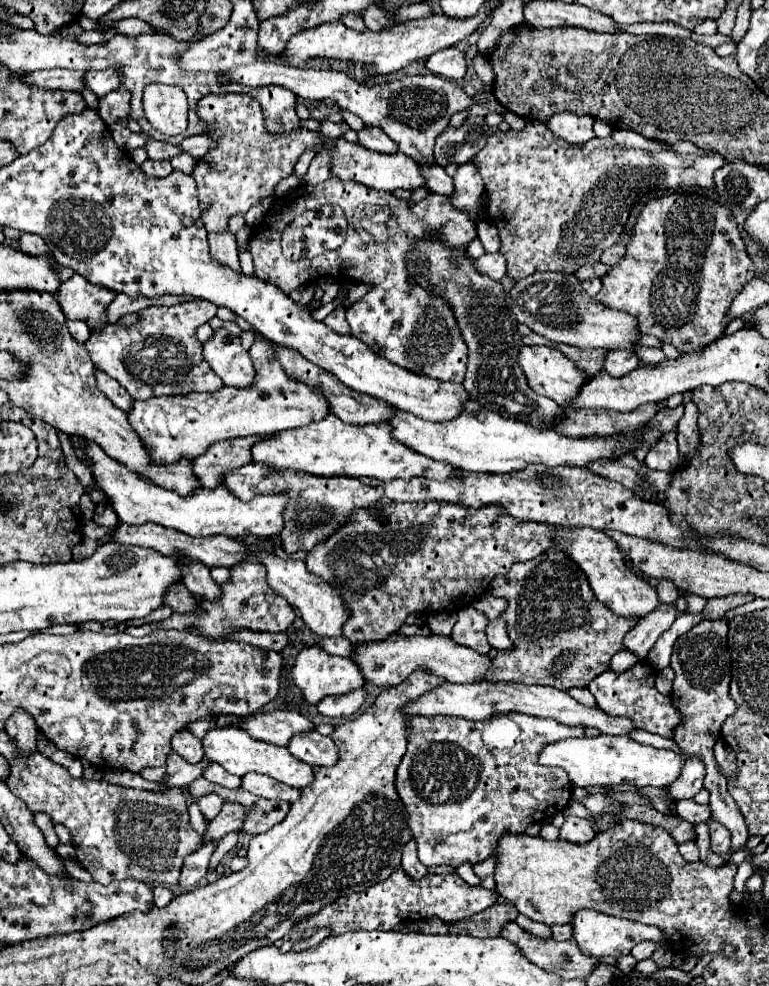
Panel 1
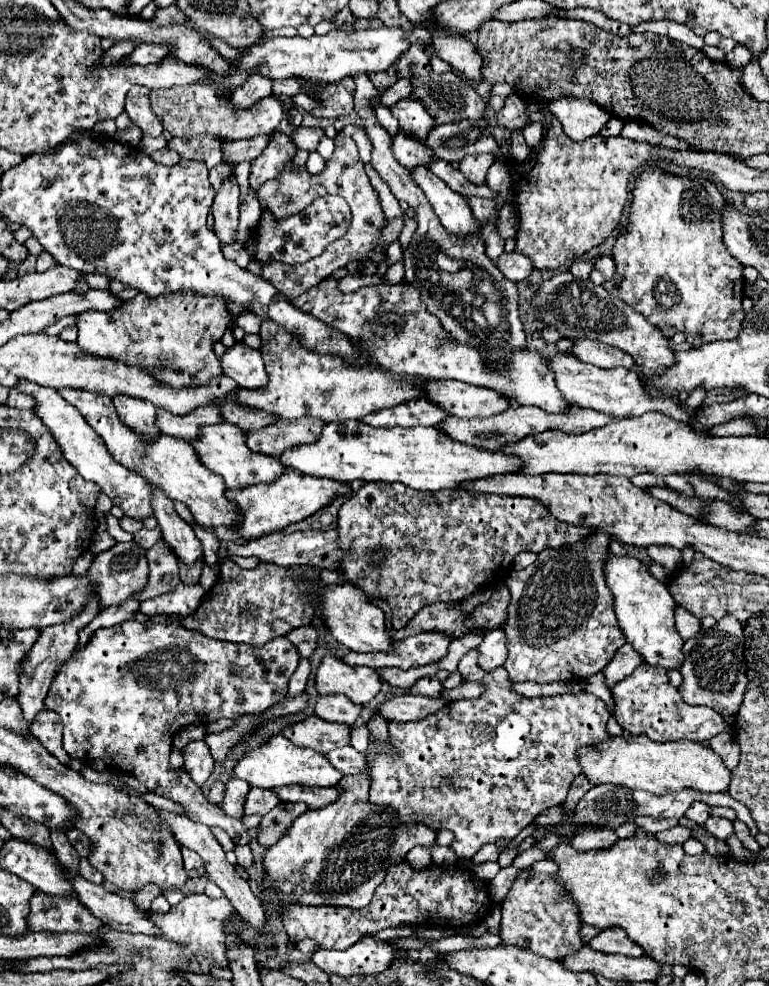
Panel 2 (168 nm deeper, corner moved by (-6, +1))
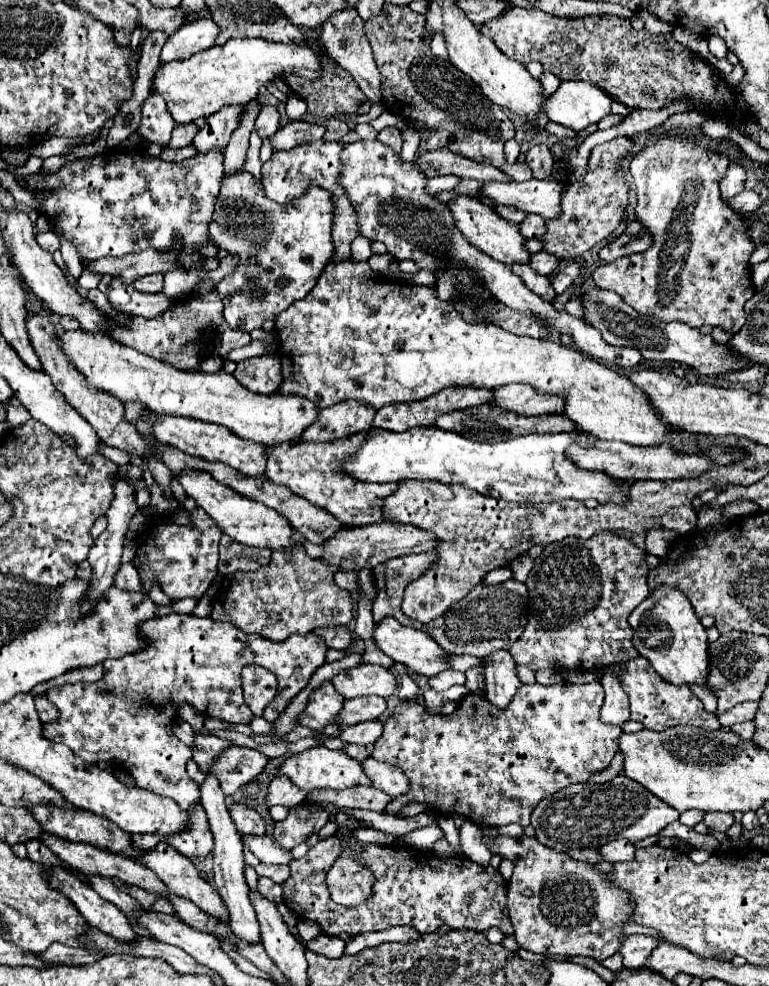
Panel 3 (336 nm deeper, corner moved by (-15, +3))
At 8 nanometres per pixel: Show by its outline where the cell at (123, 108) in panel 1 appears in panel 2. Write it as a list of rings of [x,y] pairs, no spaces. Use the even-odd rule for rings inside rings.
[[[134,85],[134,87],[128,91],[128,95],[126,95],[124,111],[128,113],[128,117],[132,119],[132,123],[138,125],[146,135],[150,135],[150,137],[160,137],[162,125],[160,125],[160,121],[154,117],[154,113],[150,113],[148,93],[150,93],[150,89],[146,89],[146,87],[142,87],[142,85]]]

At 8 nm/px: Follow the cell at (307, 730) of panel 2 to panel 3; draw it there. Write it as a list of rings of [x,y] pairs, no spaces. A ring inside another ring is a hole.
[[[373,719],[373,721],[357,723],[355,727],[343,727],[343,731],[341,731],[341,739],[347,741],[347,743],[369,745],[369,743],[375,743],[375,741],[379,739],[381,733],[383,733],[383,721]]]

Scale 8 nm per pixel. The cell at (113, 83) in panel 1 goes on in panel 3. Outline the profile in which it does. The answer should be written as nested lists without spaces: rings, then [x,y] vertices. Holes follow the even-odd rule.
[[[199,19],[181,27],[175,35],[169,37],[161,51],[161,61],[169,63],[173,59],[189,59],[195,53],[201,53],[215,45],[219,35],[219,25],[213,19]]]

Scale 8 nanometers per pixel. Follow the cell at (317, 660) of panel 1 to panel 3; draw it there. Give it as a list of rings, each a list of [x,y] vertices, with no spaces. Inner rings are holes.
[[[359,665],[355,669],[347,669],[339,673],[335,679],[335,689],[345,697],[363,697],[363,695],[379,695],[383,699],[391,697],[397,689],[395,675],[379,665]]]

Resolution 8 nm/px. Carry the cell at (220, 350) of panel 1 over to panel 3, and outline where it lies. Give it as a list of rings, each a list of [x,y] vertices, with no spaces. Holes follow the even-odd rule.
[[[265,353],[261,357],[253,357],[237,363],[233,375],[249,391],[267,393],[267,395],[277,393],[283,383],[281,359],[273,353]]]

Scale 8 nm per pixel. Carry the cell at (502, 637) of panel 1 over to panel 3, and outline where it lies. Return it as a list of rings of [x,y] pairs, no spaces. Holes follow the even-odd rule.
[[[495,651],[485,659],[485,689],[487,699],[497,707],[505,709],[515,691],[521,687],[521,681],[515,673],[515,661],[511,659],[509,651]]]

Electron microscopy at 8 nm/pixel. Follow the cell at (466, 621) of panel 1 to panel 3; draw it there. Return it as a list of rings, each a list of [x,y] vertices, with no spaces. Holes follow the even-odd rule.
[[[593,681],[593,683],[585,683],[585,685],[571,685],[571,683],[559,683],[559,685],[551,685],[551,687],[545,687],[545,685],[539,685],[539,683],[533,683],[533,685],[521,685],[521,689],[517,691],[517,695],[513,697],[513,701],[509,703],[509,707],[505,709],[505,711],[499,711],[497,707],[493,707],[487,699],[485,699],[485,695],[483,693],[471,693],[471,695],[467,695],[459,705],[457,705],[457,709],[455,709],[455,713],[451,713],[451,715],[431,715],[431,713],[427,713],[427,709],[417,701],[417,699],[403,699],[395,709],[393,709],[393,713],[391,713],[391,717],[385,721],[385,731],[383,731],[383,735],[377,739],[377,743],[375,743],[375,751],[373,751],[373,759],[377,759],[377,761],[385,761],[385,763],[395,763],[397,767],[401,767],[403,769],[403,773],[411,779],[411,795],[401,795],[401,797],[395,797],[395,803],[391,803],[391,807],[385,811],[385,813],[389,813],[389,815],[393,815],[393,813],[397,813],[397,811],[401,811],[407,803],[411,803],[411,801],[417,801],[417,803],[427,803],[427,805],[431,805],[431,809],[437,809],[437,813],[443,813],[443,815],[451,815],[451,813],[457,813],[457,815],[463,815],[463,817],[467,817],[467,819],[471,819],[471,821],[475,821],[475,823],[479,823],[479,825],[493,825],[493,827],[499,827],[499,825],[507,825],[507,823],[499,823],[499,821],[509,821],[509,823],[519,823],[521,827],[527,827],[529,825],[529,817],[531,817],[531,811],[535,809],[535,805],[543,799],[543,797],[547,797],[547,795],[551,795],[551,793],[555,793],[555,791],[559,791],[559,789],[563,789],[563,787],[567,787],[567,785],[571,785],[571,783],[581,783],[581,781],[587,781],[591,775],[595,775],[595,773],[599,773],[599,771],[603,771],[603,769],[607,769],[609,767],[609,763],[611,763],[611,759],[615,757],[615,751],[619,749],[619,735],[623,733],[619,727],[607,727],[601,719],[599,719],[599,707],[601,707],[601,703],[603,703],[603,687],[601,687],[601,683],[599,681]]]

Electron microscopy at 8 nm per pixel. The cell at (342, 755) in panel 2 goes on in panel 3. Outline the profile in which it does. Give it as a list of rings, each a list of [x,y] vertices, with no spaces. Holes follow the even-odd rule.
[[[375,759],[363,761],[363,767],[365,767],[369,779],[373,781],[373,787],[385,791],[387,795],[397,797],[397,795],[409,793],[409,779],[401,771],[401,767],[381,763],[381,761],[375,761]]]

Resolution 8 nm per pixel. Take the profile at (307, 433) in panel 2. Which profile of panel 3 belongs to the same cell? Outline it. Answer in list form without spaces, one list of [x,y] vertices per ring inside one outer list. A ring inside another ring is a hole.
[[[347,399],[343,403],[335,403],[323,409],[319,423],[313,423],[303,433],[301,441],[323,443],[323,441],[339,439],[359,431],[367,431],[373,427],[373,417],[375,417],[375,407],[363,401]]]

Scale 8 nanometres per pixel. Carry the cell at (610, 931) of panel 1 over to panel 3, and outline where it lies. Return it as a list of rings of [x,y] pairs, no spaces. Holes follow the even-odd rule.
[[[629,935],[623,941],[623,947],[619,949],[619,953],[623,955],[623,963],[625,967],[643,967],[647,963],[647,959],[651,957],[651,951],[659,945],[657,939],[647,937],[647,935]]]

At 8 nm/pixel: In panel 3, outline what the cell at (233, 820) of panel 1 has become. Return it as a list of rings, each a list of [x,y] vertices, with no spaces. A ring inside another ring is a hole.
[[[281,777],[281,779],[273,779],[269,785],[269,795],[267,795],[267,805],[283,805],[283,807],[297,807],[301,803],[305,803],[307,799],[307,791],[299,789],[289,777]]]

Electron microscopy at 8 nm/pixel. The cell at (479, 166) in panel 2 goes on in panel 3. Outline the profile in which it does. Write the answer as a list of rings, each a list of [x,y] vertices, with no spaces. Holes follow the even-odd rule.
[[[385,5],[381,15],[365,21],[365,35],[373,47],[373,57],[375,63],[379,67],[381,73],[381,95],[383,95],[383,107],[389,109],[393,115],[401,115],[409,121],[417,121],[419,125],[425,125],[429,129],[429,137],[421,139],[415,159],[419,159],[423,153],[435,151],[435,149],[449,149],[453,153],[465,155],[465,157],[473,157],[475,161],[483,161],[483,163],[491,163],[497,169],[512,179],[512,181],[520,182],[533,178],[532,170],[523,162],[509,164],[503,153],[503,143],[509,141],[511,137],[515,137],[515,127],[513,121],[509,119],[507,111],[501,109],[499,105],[491,103],[479,89],[479,85],[467,77],[465,73],[461,73],[449,59],[441,59],[435,57],[429,49],[429,43],[433,39],[433,31],[429,31],[425,27],[425,17],[419,13],[413,13],[407,5]]]

